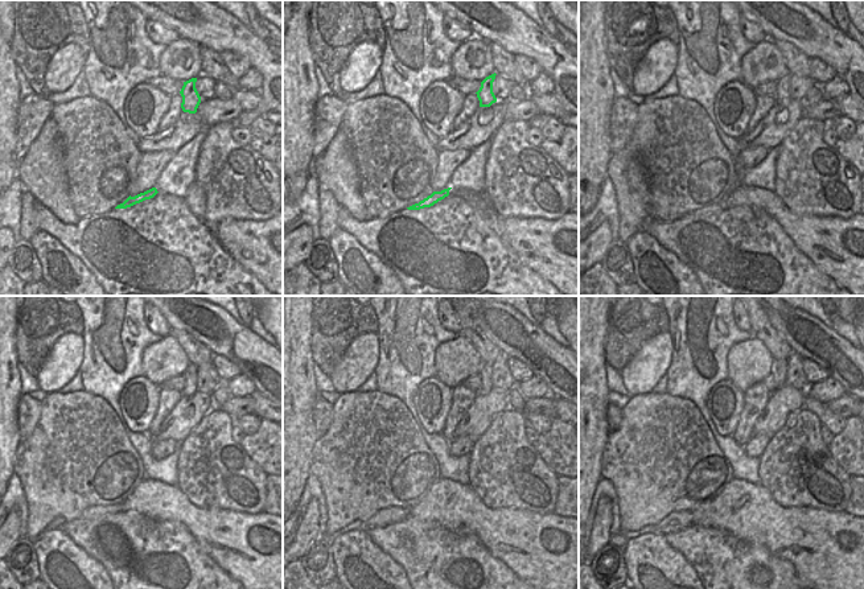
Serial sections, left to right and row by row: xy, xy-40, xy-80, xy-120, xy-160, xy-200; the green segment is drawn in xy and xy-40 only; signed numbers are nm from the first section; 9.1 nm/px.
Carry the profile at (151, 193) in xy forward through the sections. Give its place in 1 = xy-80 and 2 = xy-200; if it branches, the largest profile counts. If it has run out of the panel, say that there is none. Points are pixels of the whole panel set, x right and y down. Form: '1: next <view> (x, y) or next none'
1: next xy-80 (712, 209)
2: next xy-200 (677, 520)

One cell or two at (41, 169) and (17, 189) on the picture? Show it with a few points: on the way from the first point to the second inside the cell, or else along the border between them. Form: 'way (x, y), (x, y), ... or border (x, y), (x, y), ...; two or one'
border (16, 177), (25, 189); two

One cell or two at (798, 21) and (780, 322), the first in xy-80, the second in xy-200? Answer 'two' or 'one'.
one

